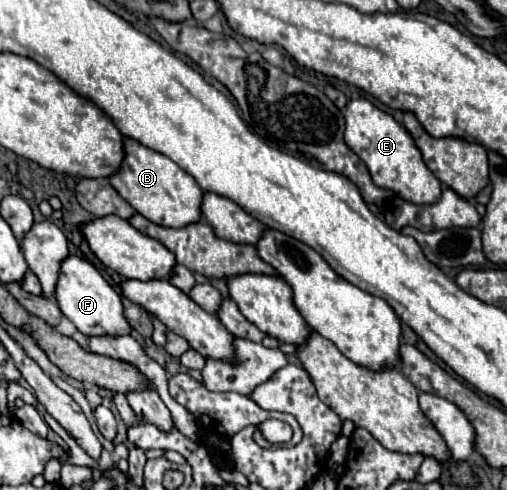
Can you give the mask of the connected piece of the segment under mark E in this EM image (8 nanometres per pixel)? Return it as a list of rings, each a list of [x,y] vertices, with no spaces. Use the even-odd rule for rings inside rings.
[[[352,99],[346,107],[346,145],[366,163],[372,181],[390,189],[410,203],[436,203],[442,193],[440,181],[424,165],[420,151],[416,149],[408,131],[394,121],[392,115],[374,107],[368,99]]]

